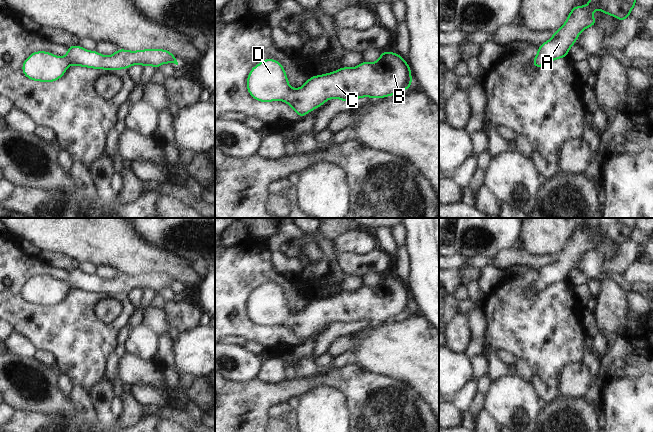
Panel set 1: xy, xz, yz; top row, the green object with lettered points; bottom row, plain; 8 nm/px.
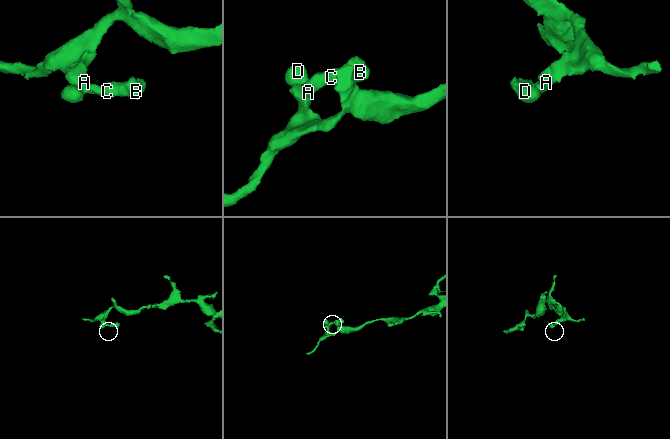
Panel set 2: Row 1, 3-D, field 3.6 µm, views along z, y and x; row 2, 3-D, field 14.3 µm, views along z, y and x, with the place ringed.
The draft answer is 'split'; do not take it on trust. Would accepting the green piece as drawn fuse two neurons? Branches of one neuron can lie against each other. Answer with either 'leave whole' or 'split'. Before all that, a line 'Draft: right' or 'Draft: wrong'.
Draft: wrong
leave whole

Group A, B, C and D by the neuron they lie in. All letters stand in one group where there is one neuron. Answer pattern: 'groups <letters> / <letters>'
groups A B C D

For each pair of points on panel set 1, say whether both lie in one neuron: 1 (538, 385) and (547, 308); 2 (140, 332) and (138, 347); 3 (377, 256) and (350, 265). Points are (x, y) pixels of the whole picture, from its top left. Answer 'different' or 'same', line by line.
1: different
2: same
3: same

